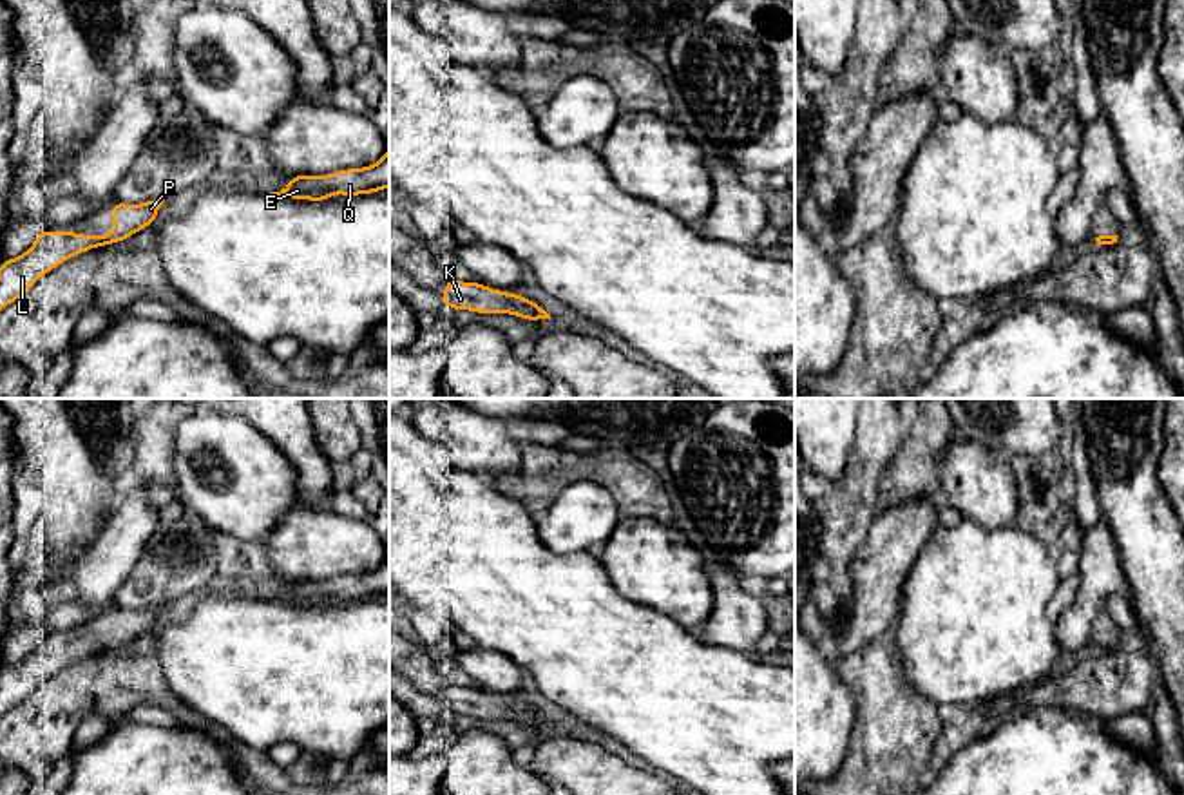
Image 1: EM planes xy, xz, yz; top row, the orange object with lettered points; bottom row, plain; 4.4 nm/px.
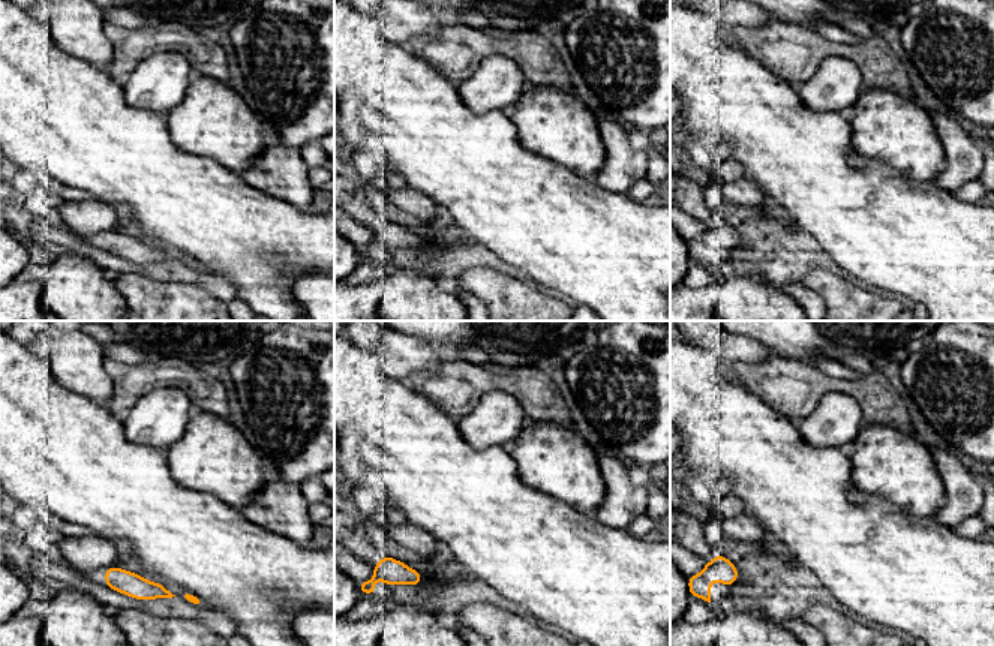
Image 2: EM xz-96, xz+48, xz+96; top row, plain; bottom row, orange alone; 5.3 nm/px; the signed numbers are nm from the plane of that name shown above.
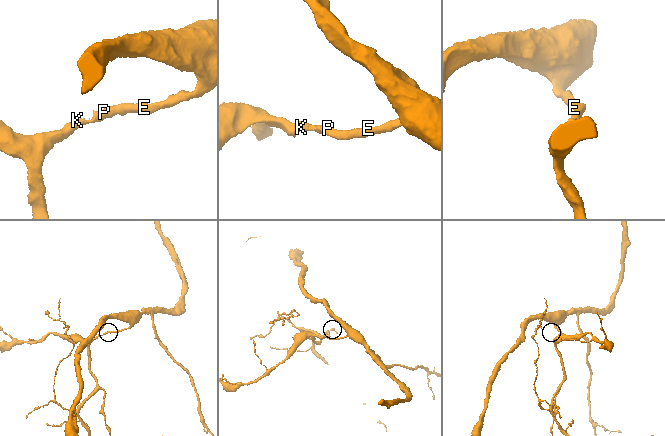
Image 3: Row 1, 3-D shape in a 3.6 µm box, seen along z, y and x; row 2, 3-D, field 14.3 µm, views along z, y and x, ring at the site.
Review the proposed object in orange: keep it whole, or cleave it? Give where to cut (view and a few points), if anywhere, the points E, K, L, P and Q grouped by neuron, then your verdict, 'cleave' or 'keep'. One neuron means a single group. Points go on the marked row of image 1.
cut none; groups E K L P Q; keep

